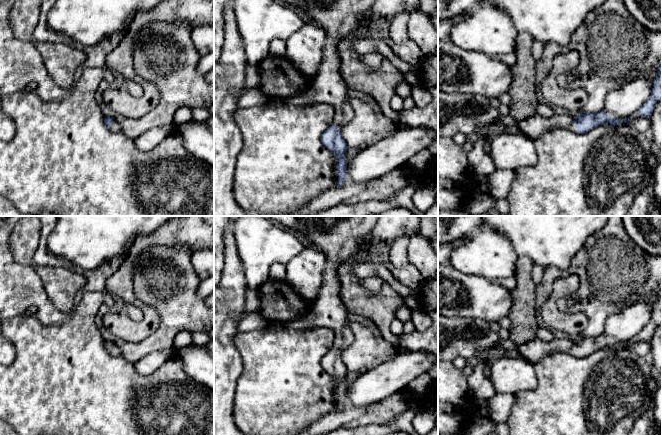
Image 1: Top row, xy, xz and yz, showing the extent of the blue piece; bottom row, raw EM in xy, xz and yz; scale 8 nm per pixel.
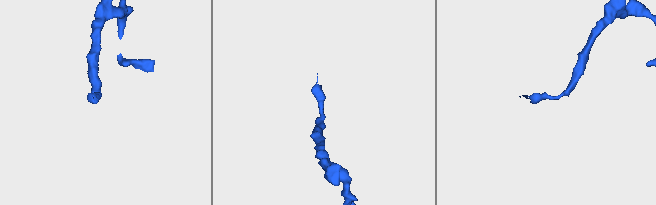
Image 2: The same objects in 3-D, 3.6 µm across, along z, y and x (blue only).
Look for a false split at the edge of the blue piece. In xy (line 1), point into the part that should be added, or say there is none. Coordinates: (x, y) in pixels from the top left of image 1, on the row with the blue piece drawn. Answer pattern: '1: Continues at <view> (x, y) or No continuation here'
1: Continues at xy (115, 127)

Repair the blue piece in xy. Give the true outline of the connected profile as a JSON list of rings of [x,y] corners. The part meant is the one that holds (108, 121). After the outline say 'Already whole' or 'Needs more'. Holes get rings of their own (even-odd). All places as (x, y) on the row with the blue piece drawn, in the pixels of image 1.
[[[105,116],[105,125],[113,132],[121,131],[121,126],[117,122],[117,120],[113,117]]]. Needs more

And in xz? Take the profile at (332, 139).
[[[300,0],[302,5],[298,8],[308,15],[315,25],[326,32],[326,42],[323,49],[323,60],[320,70],[316,75],[311,88],[302,94],[295,94],[284,99],[286,104],[306,106],[317,103],[330,104],[335,109],[334,123],[322,134],[322,144],[337,158],[336,173],[338,174],[338,186],[347,181],[347,163],[345,155],[348,146],[344,140],[341,129],[353,119],[353,111],[350,99],[347,96],[348,88],[340,76],[339,70],[342,64],[338,54],[338,45],[342,40],[354,39],[366,36],[372,32],[373,17],[372,6],[376,0]]]. Needs more

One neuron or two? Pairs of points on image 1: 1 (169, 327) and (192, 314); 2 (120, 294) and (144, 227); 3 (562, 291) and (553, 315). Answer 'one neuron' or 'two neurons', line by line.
1: one neuron
2: two neurons
3: one neuron

